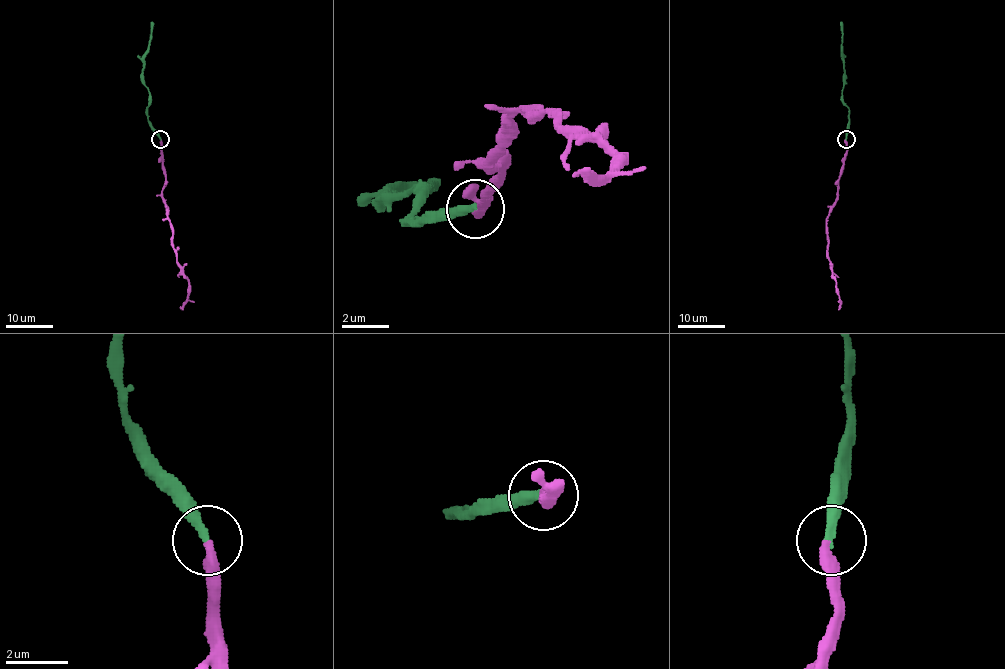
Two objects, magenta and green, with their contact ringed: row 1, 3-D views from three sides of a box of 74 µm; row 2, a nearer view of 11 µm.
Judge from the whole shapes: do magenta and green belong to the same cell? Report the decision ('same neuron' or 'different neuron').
same neuron

